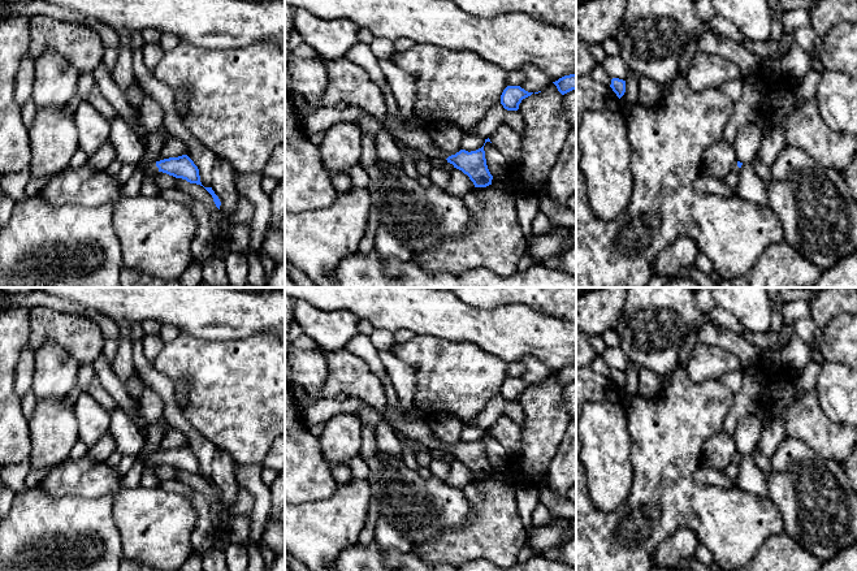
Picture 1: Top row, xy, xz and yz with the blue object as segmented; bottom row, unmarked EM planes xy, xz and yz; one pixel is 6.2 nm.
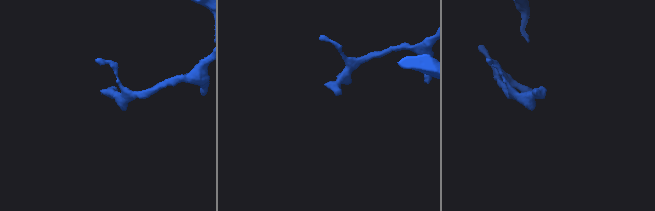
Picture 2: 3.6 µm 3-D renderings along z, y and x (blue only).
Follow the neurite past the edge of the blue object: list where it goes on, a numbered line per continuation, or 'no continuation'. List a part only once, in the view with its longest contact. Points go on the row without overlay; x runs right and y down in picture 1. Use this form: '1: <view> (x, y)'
1: xy (150, 459)

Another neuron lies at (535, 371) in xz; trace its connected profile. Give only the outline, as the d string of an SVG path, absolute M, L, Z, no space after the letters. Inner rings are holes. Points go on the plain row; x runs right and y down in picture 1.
M527 355L520 362L524 364L524 372L520 375L520 378L528 384L542 382L553 375L544 362L533 356Z

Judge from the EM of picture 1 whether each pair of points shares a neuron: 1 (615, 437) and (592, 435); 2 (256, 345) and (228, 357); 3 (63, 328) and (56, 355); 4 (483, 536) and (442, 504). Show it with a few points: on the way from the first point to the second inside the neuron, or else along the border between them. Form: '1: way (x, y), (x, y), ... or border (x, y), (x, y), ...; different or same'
1: way (610, 437), (597, 435); same
2: way (250, 351), (245, 357), (234, 357); same
3: border (33, 351), (48, 341), (55, 341), (81, 364); different
4: border (463, 492), (472, 517), (459, 528), (438, 533); different

